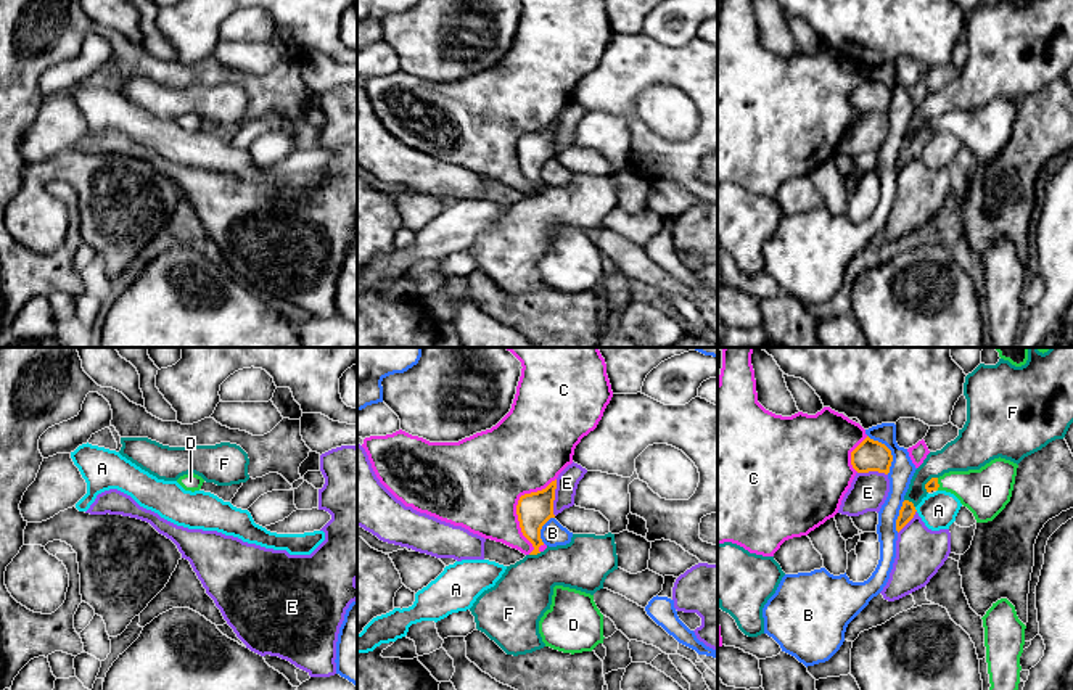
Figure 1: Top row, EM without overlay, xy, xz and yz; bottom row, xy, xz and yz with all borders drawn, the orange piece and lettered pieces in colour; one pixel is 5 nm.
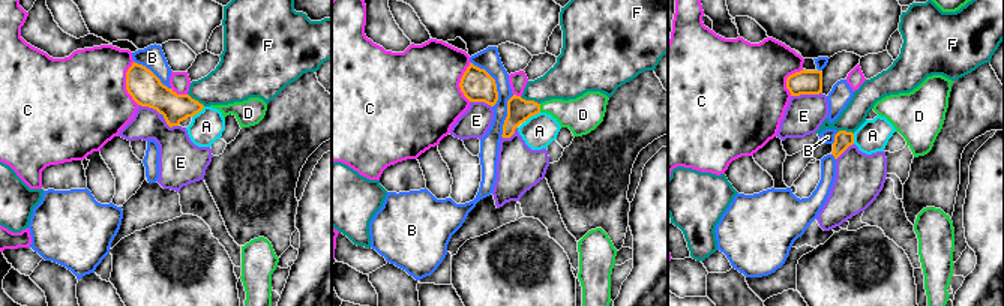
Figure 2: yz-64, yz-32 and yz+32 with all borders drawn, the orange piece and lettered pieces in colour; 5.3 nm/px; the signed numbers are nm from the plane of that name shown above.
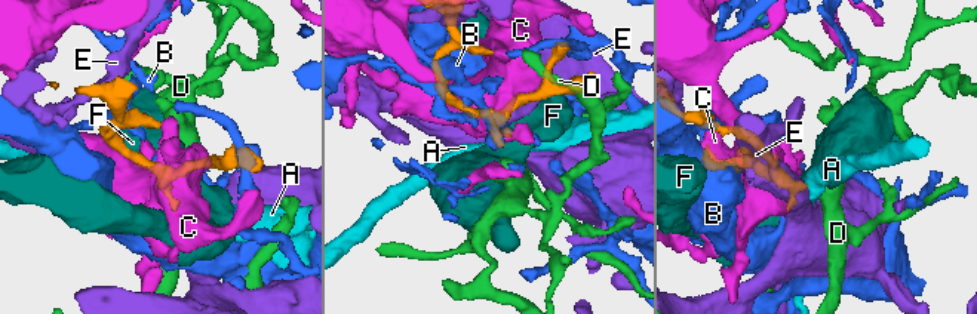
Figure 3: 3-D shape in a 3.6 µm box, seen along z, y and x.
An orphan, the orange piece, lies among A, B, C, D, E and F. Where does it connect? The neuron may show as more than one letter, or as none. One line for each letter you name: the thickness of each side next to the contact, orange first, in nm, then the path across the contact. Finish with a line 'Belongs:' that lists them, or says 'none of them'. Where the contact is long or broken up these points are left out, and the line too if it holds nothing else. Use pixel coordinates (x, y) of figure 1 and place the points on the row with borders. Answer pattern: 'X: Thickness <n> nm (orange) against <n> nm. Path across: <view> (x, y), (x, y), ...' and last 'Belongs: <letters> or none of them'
D: Thickness 60 nm (orange) against 240 nm. Path across: yz (932, 484), (938, 484), (966, 484), (986, 491)
Belongs: D

